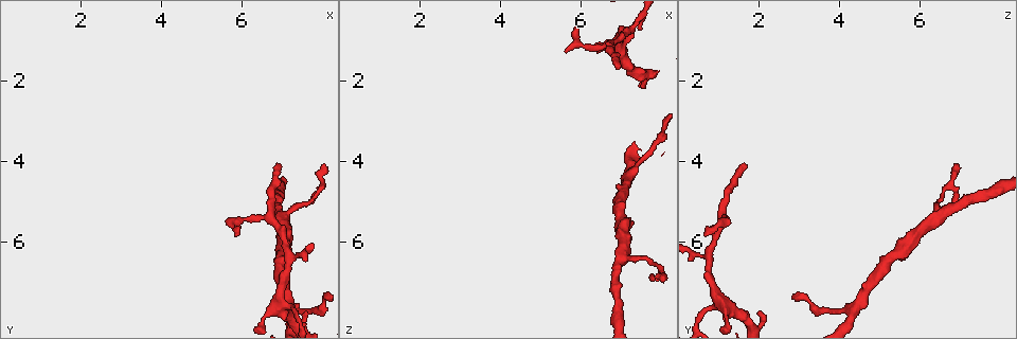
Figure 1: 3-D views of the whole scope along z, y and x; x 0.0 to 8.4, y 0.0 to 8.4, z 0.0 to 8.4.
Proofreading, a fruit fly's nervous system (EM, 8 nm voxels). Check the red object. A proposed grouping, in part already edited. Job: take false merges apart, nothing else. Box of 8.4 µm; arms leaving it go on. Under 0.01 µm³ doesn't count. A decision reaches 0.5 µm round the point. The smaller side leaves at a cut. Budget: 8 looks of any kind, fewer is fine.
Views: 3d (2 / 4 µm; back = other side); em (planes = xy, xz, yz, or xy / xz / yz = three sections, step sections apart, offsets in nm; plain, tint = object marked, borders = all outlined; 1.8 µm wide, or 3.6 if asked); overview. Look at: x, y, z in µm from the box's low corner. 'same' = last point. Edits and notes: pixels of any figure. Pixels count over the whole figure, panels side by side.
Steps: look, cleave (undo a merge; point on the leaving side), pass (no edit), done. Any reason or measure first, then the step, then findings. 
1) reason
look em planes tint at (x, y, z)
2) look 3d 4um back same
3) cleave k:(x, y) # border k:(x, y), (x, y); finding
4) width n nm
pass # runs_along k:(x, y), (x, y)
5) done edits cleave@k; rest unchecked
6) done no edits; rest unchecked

a narrow waist
look em planes tint at (7.80, 4.85, 6.50)

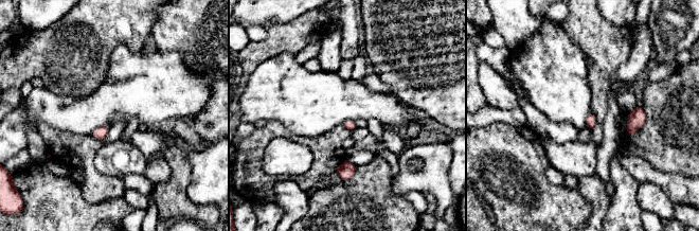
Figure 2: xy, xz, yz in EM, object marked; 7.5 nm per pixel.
width 80 nm
pass # one cell here

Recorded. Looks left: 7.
three-way junction
look 3d 2um back at (6.70, 5.40, 1.10)

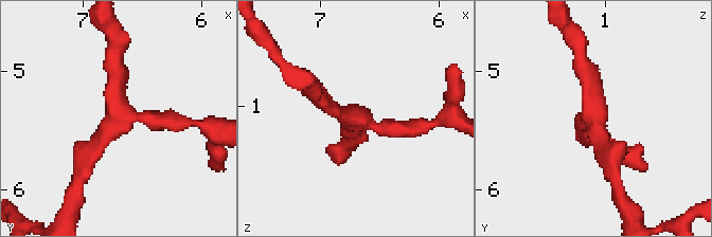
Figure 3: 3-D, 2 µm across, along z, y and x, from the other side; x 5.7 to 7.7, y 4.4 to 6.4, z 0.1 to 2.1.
arms 3; now the EM
look em yz step 16 tint at (6.68, 5.40, 1.08)

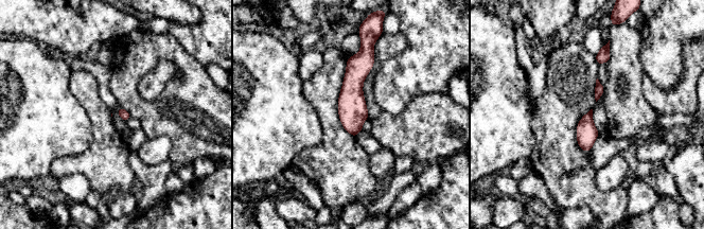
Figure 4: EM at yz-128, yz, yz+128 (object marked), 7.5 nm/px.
look em planes tint same

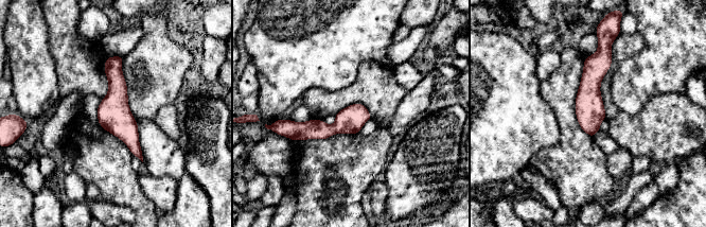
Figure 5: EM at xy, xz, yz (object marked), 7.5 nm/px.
pass # runs_along 5:(120, 58), (117, 119), (139, 155); continuous, no second cell

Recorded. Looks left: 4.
three-way junction
look em planes tint at (6.90, 7.60, 1.25)

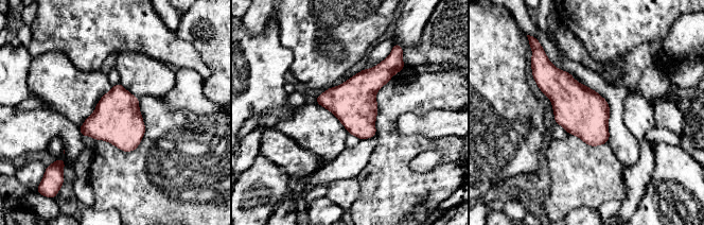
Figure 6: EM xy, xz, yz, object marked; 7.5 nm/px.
pass # one cell here

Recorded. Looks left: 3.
done no edits; rest unchecked

